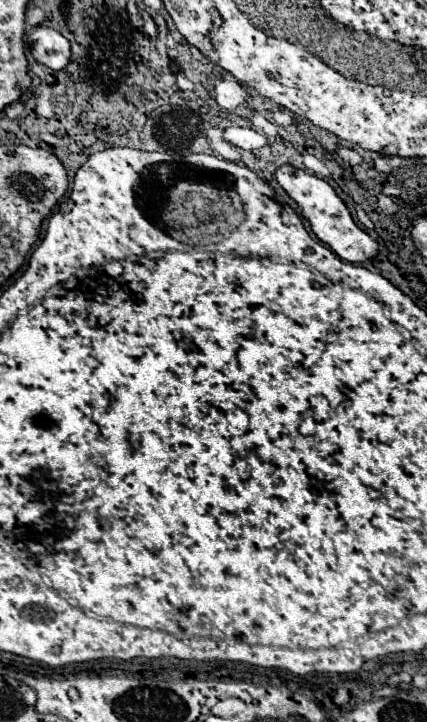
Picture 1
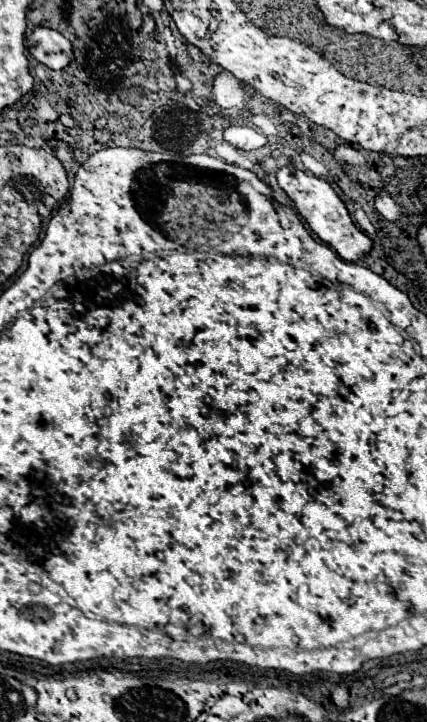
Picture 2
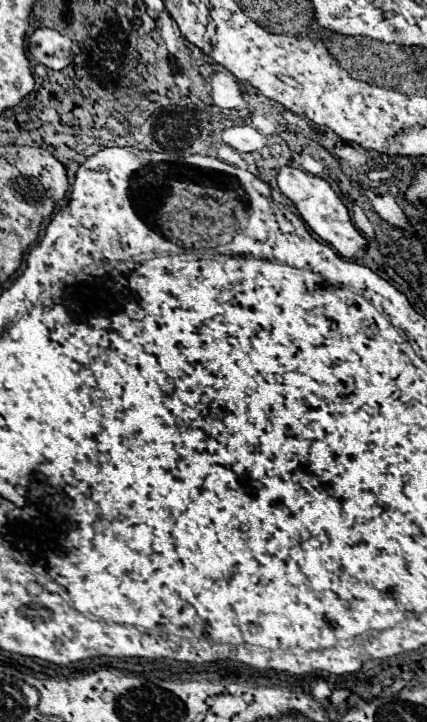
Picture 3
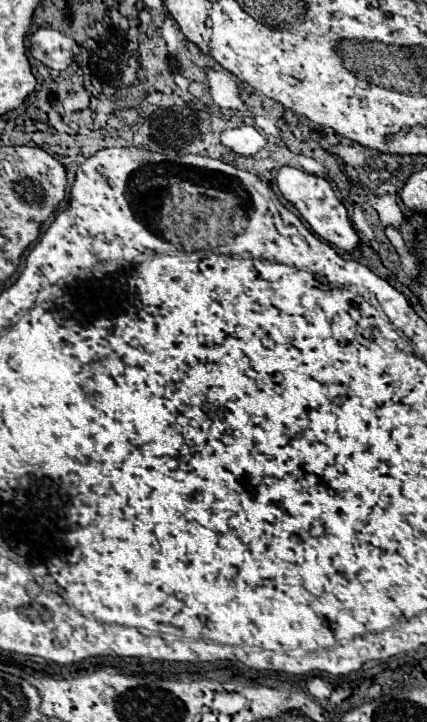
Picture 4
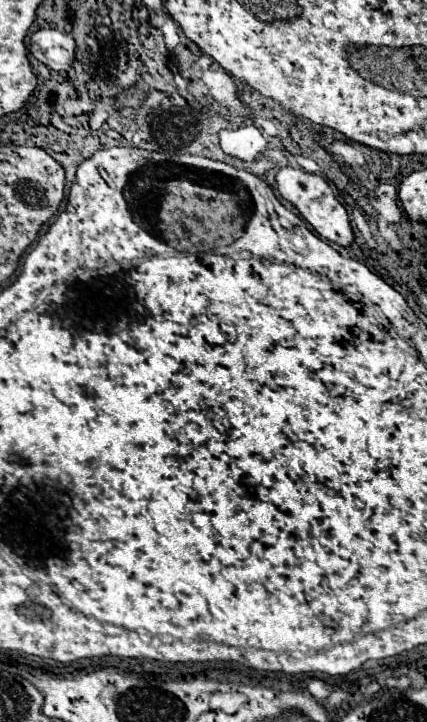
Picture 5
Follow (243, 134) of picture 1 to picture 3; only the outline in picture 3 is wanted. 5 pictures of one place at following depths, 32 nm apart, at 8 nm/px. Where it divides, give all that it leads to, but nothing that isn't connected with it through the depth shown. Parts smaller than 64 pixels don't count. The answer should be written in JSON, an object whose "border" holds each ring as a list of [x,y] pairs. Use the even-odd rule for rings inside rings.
{"border":[[[232,126],[222,132],[222,140],[238,152],[258,150],[264,146],[264,136],[260,136],[252,126]]]}

